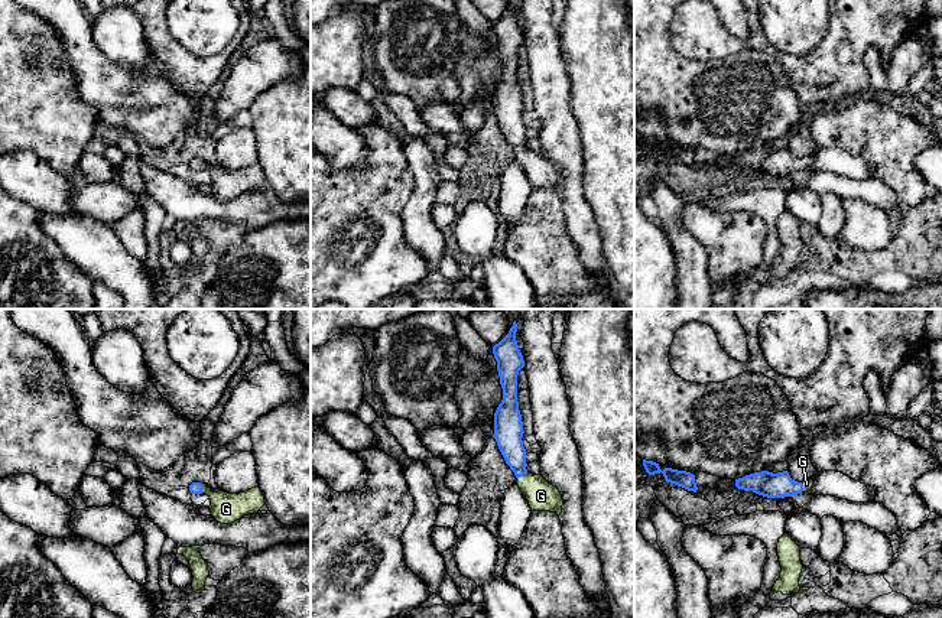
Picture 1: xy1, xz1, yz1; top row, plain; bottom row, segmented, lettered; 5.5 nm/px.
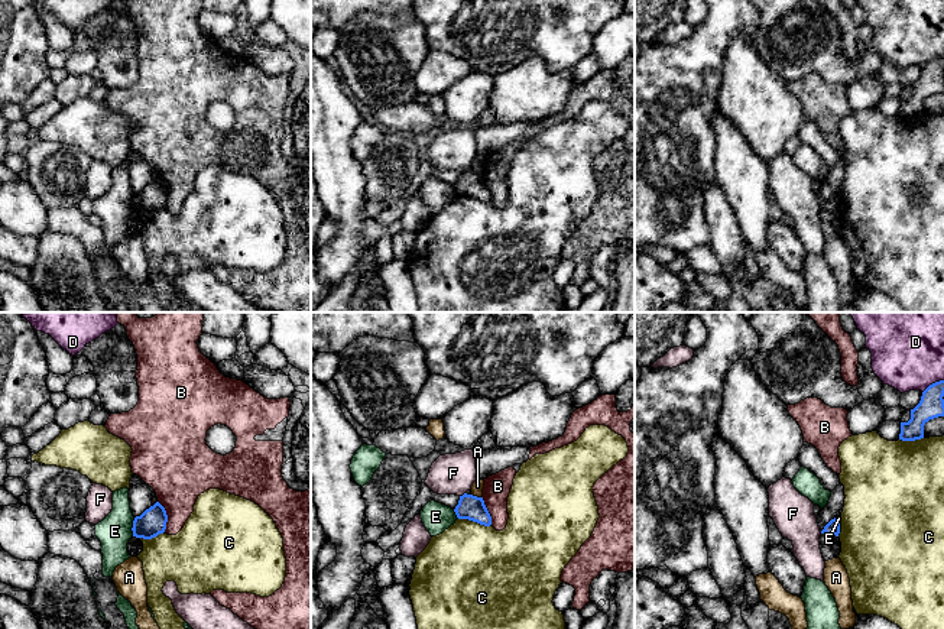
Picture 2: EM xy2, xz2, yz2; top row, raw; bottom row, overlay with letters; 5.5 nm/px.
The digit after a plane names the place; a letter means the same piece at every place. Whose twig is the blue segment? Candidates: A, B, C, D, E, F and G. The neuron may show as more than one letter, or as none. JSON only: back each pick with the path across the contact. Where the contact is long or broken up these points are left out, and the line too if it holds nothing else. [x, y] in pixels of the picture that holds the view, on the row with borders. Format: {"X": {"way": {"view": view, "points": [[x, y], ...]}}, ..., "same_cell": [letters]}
{"G": {"way": {"view": "xz1", "points": [[507, 433], [522, 475], [541, 495]]}}, "same_cell": ["G"]}

